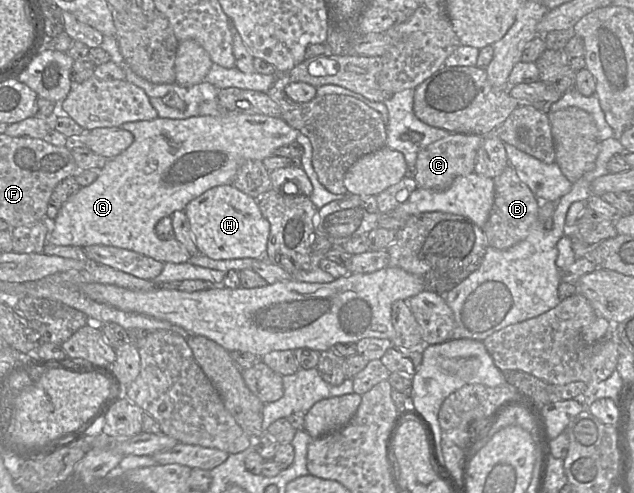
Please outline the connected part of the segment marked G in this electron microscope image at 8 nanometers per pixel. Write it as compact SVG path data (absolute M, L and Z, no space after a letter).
M223 112L222 114L216 116L194 116L186 119L167 119L157 117L150 121L128 122L118 128L122 128L131 132L134 136L133 143L119 155L108 159L106 165L98 172L96 180L88 186L81 187L77 193L72 195L64 203L64 205L59 210L58 215L50 224L50 232L47 238L47 243L58 246L77 246L82 248L91 245L114 246L134 251L162 263L185 263L191 257L187 249L175 238L160 239L155 232L155 226L157 222L164 217L171 216L175 211L184 211L186 205L191 200L197 198L205 191L216 186L231 184L231 181L235 177L240 165L244 161L263 161L265 158L273 156L277 148L295 142L298 134L300 133L297 129L294 129L288 125L282 118L269 117L260 114L243 114L231 112Z

